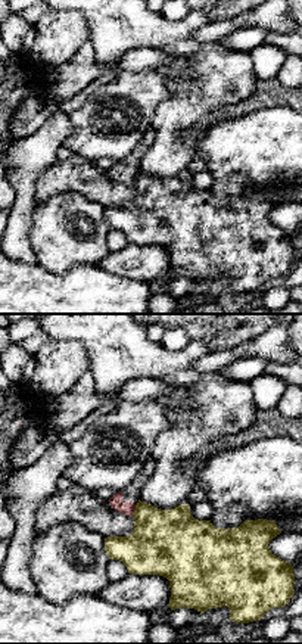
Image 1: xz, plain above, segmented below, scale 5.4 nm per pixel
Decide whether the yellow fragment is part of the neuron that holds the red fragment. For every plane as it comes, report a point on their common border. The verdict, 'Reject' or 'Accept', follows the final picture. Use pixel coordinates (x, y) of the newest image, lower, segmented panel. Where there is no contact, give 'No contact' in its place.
Touches red at (134, 509)

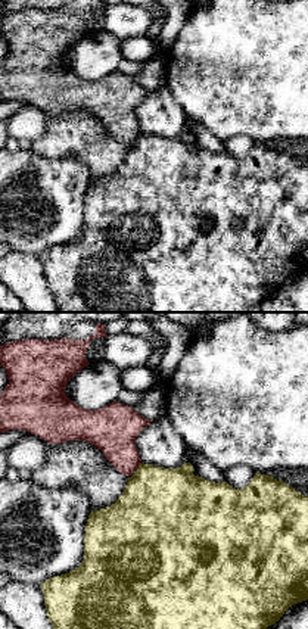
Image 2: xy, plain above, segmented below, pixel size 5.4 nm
Touches red at (137, 467)

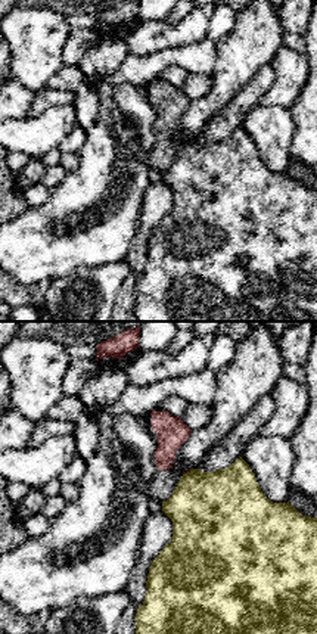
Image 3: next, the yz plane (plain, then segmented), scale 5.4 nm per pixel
Touches red at (187, 471)

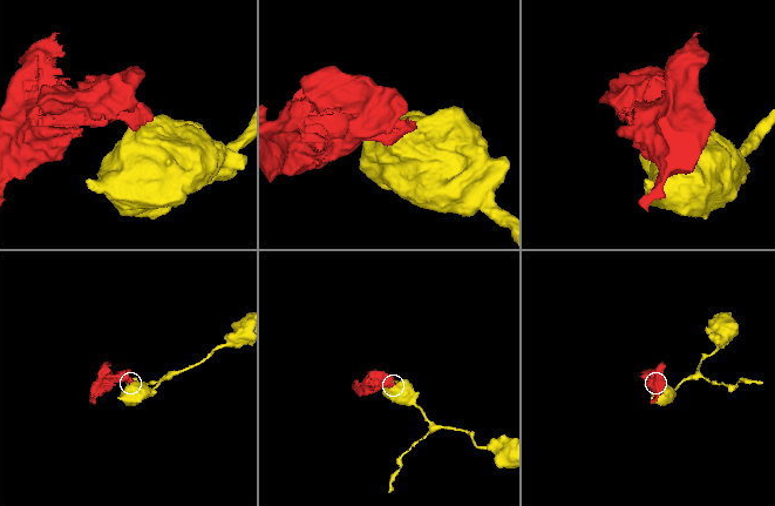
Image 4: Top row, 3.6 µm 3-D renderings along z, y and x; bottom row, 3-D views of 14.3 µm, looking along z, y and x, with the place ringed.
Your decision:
Reject

